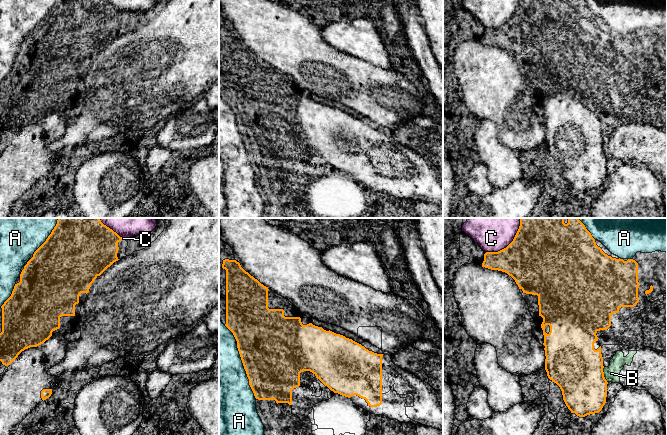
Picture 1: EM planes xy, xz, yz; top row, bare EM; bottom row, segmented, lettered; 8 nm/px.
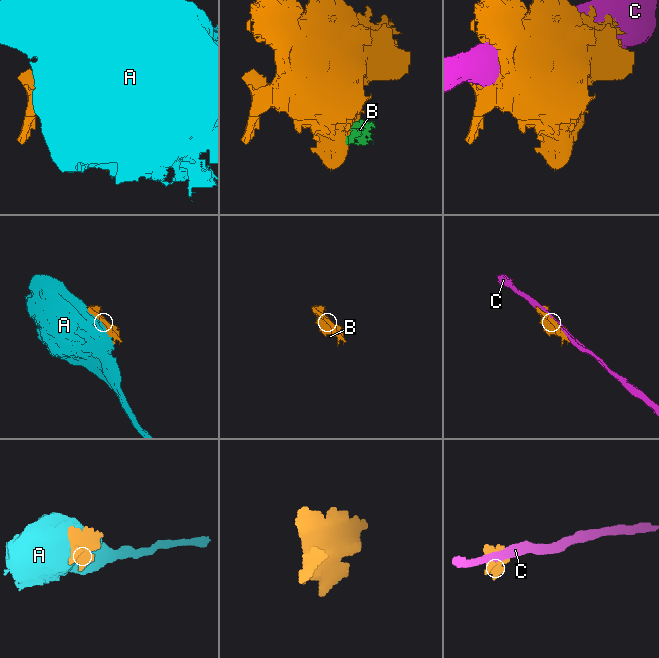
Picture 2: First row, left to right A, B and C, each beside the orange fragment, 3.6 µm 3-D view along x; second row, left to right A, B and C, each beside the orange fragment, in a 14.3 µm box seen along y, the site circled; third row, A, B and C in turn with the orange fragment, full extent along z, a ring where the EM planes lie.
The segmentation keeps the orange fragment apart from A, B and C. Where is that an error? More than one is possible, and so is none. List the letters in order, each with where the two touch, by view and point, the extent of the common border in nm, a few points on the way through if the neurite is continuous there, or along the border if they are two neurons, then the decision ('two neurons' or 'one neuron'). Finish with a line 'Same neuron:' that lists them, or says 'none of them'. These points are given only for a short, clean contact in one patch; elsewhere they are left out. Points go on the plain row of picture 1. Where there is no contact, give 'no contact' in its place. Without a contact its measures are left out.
A: meets orange in xz at (245, 146); contact 460 nm long; two neurons
B: meets orange in yz at (603, 151); contact 130 nm long; two neurons
C: meets orange in yz at (507, 22); contact 380 nm long; two neurons
Same neuron: none of them

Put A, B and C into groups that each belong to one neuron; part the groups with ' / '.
A / B / C

